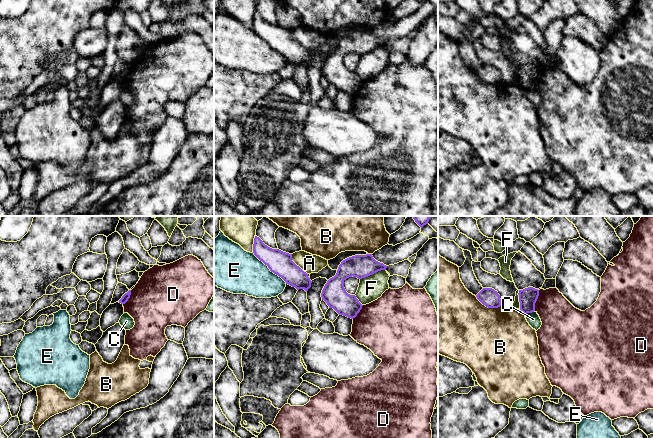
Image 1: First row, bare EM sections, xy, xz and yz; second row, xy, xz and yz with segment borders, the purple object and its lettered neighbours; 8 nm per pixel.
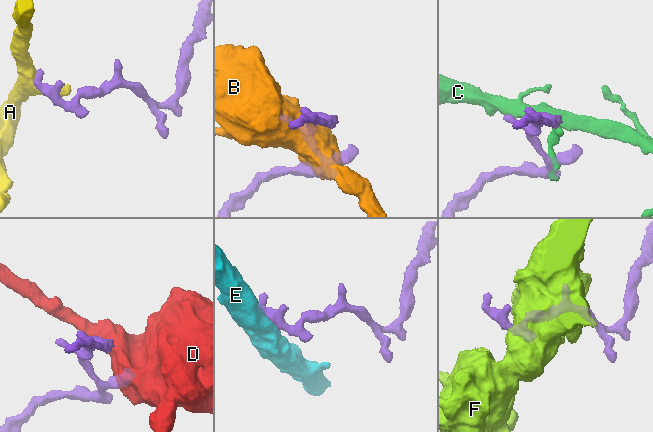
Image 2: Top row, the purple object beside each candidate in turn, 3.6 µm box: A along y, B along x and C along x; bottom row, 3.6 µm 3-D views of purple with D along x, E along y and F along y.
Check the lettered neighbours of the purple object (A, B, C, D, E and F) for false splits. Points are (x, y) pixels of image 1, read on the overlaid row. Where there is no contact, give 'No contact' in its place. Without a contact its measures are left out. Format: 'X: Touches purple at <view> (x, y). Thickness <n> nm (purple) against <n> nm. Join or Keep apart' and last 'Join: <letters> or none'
A: Touches purple at xz (296, 265). Thickness 190 nm (purple) against 150 nm. Keep apart
B: Touches purple at yz (488, 307). Thickness 150 nm (purple) against 500 nm. Keep apart
C: Touches purple at yz (529, 312). Thickness 140 nm (purple) against 100 nm. Keep apart
D: Touches purple at yz (536, 300). Thickness 140 nm (purple) against 300 nm. Keep apart
E: Touches purple at xz (269, 268). Thickness 190 nm (purple) against 360 nm. Keep apart
F: Touches purple at xz (372, 273). Thickness 190 nm (purple) against 200 nm. Keep apart
Join: none

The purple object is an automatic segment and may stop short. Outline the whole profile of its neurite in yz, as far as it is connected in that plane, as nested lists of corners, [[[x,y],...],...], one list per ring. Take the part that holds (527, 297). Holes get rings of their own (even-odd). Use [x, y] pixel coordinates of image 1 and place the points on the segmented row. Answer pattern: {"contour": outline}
{"contour": [[[528,287],[519,290],[520,310],[524,313],[532,313],[535,311],[535,303],[539,296],[539,290],[533,287]]]}

